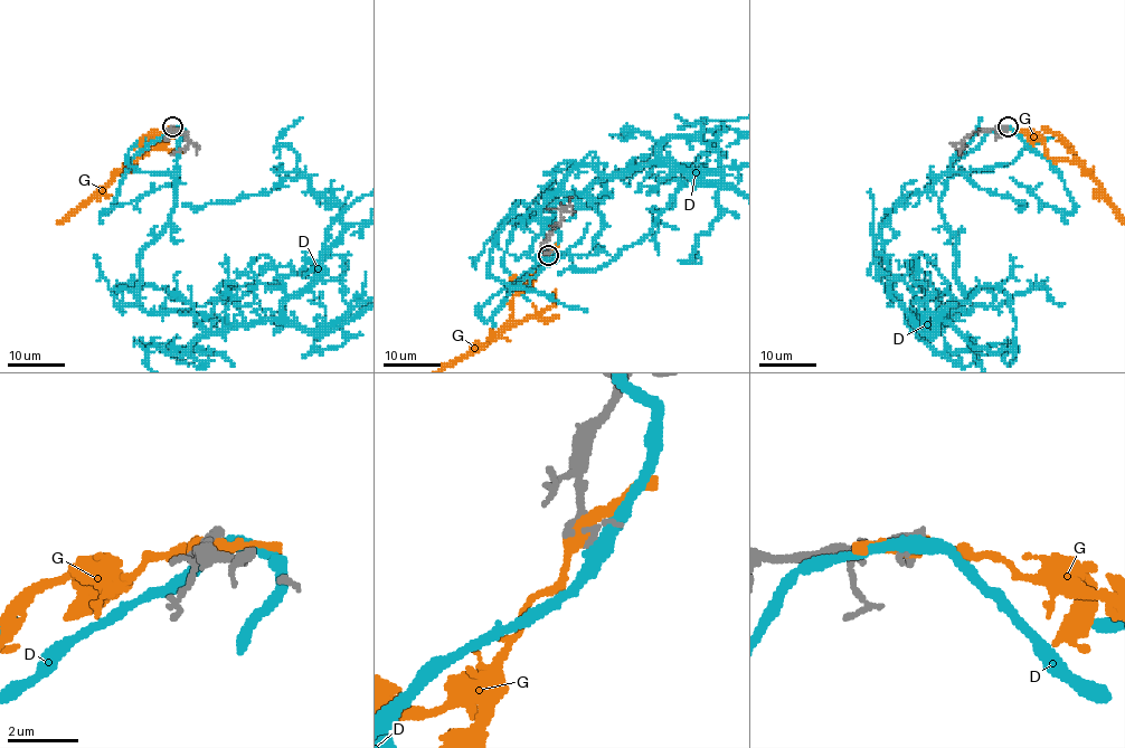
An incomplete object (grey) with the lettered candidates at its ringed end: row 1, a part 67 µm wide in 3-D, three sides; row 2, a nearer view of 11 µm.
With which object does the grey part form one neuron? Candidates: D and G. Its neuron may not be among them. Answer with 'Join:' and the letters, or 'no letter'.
Join: no letter

